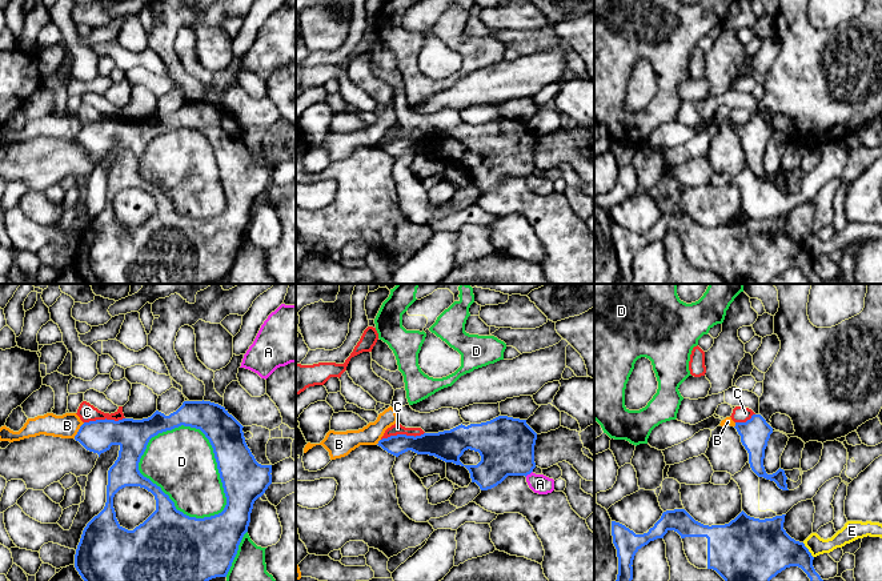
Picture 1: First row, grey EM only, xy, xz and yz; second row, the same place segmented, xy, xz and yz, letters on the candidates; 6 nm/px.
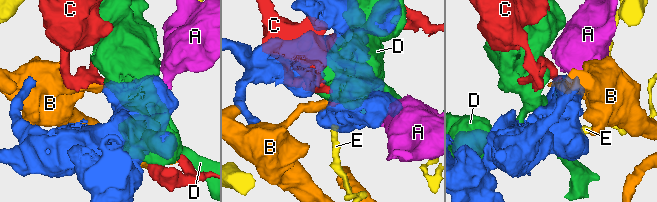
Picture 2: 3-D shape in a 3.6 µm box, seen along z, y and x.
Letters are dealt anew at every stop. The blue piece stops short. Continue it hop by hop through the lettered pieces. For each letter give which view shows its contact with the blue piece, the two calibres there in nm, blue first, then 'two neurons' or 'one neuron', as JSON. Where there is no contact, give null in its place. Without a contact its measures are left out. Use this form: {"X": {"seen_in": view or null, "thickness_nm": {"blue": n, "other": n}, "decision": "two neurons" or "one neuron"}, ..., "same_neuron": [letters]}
{"A": {"seen_in": "xz", "thickness_nm": {"blue": 340, "other": 120}, "decision": "two neurons"}, "B": {"seen_in": "xy", "thickness_nm": {"blue": 190, "other": 140}, "decision": "two neurons"}, "C": {"seen_in": "xz", "thickness_nm": {"blue": 160, "other": 70}, "decision": "two neurons"}, "D": {"seen_in": "xy", "thickness_nm": {"blue": 300, "other": 400}, "decision": "two neurons"}, "E": {"seen_in": "yz", "thickness_nm": {"blue": 320, "other": 110}, "decision": "two neurons"}, "same_neuron": []}

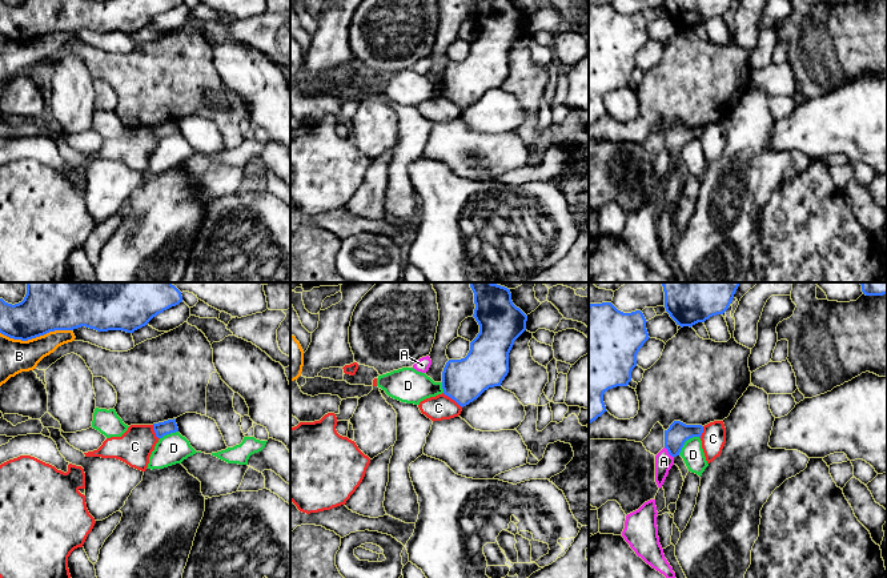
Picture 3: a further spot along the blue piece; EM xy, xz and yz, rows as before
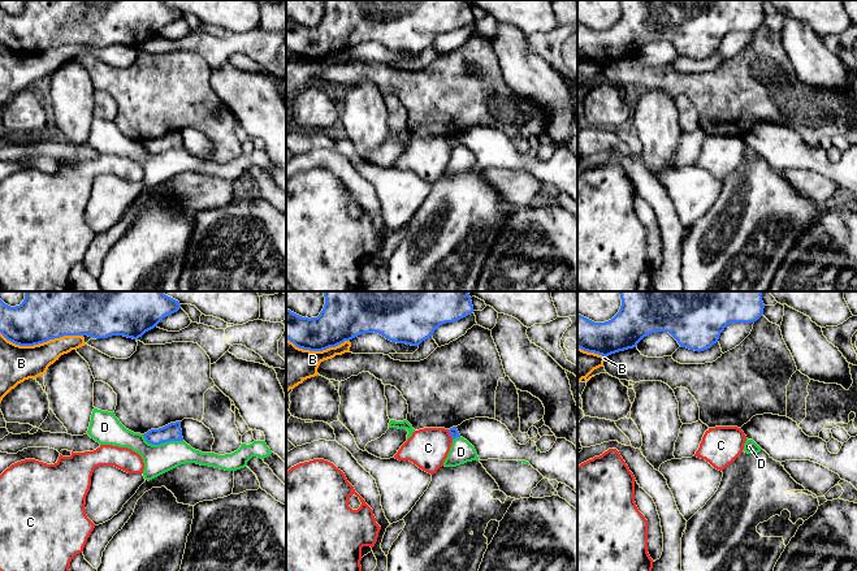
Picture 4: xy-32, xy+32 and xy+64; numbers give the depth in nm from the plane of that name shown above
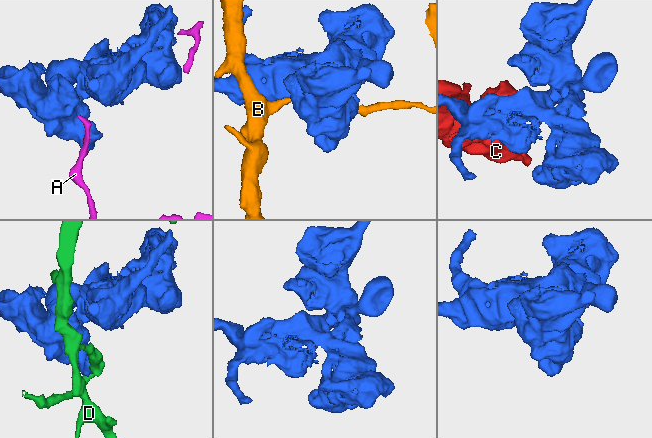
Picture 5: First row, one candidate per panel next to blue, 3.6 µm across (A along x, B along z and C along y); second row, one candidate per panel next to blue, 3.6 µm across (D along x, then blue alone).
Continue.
{"A": {"seen_in": "yz", "thickness_nm": {"blue": 140, "other": 110}, "decision": "two neurons"}, "B": {"seen_in": "xy", "thickness_nm": {"blue": 360, "other": 200}, "decision": "two neurons"}, "C": {"seen_in": "xz", "thickness_nm": {"blue": 260, "other": 150}, "decision": "two neurons"}, "D": {"seen_in": "yz", "thickness_nm": {"blue": 140, "other": 130}, "decision": "two neurons"}, "same_neuron": []}

